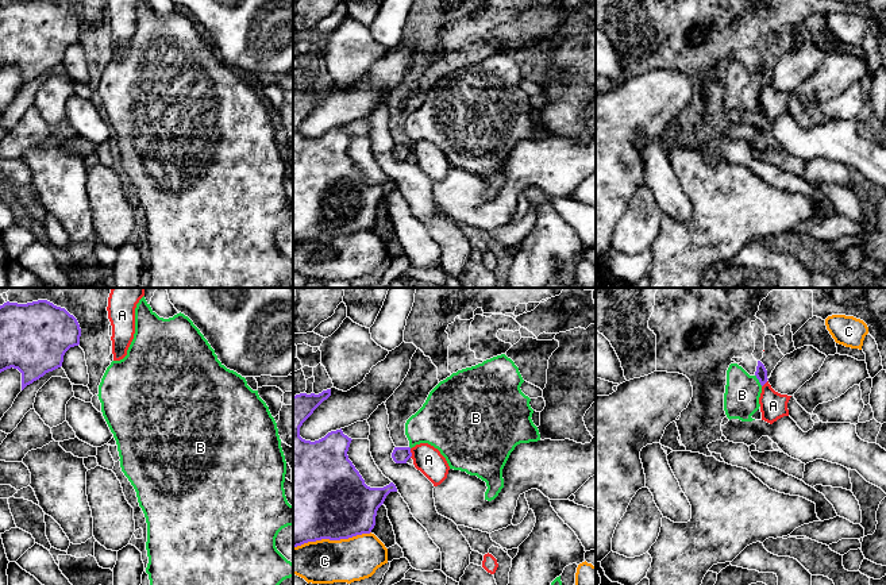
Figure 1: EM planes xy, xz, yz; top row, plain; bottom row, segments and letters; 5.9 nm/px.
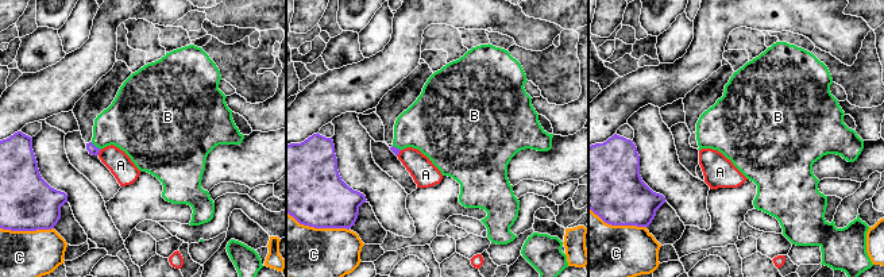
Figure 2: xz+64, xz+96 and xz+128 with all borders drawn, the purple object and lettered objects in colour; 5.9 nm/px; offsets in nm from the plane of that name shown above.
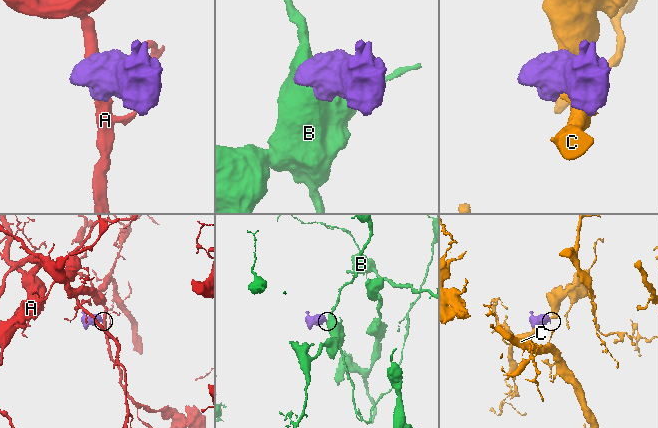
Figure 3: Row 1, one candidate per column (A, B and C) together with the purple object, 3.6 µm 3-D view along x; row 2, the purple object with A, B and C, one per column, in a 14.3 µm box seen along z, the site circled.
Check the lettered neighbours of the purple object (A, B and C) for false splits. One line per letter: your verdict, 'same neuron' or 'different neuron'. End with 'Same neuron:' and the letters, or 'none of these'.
A: different neuron
B: same neuron
C: different neuron
Same neuron: B

